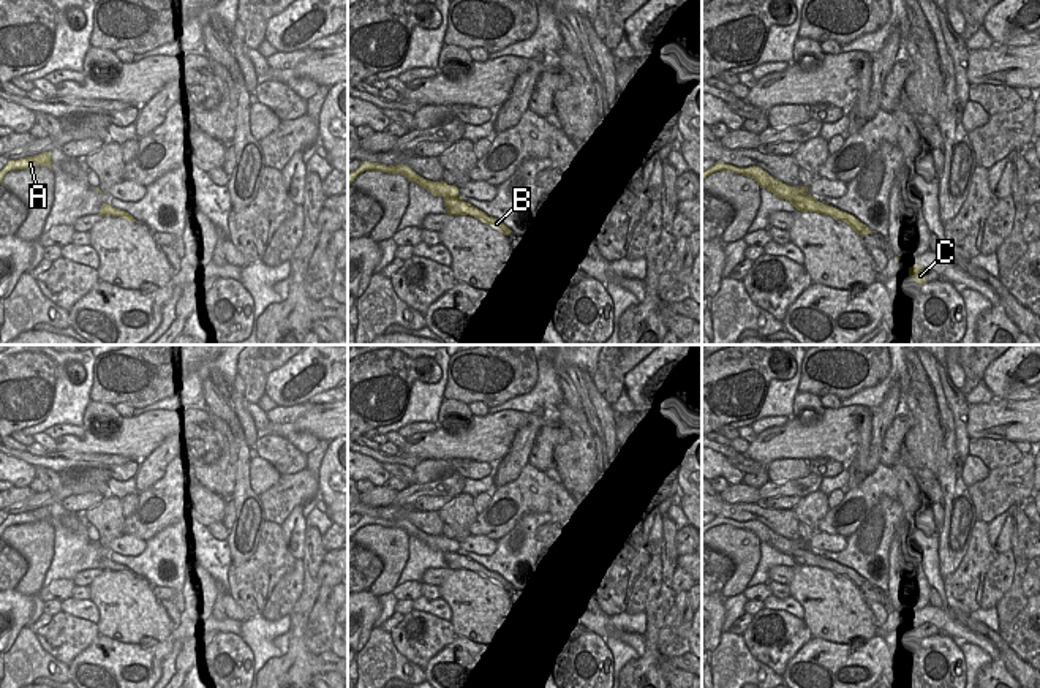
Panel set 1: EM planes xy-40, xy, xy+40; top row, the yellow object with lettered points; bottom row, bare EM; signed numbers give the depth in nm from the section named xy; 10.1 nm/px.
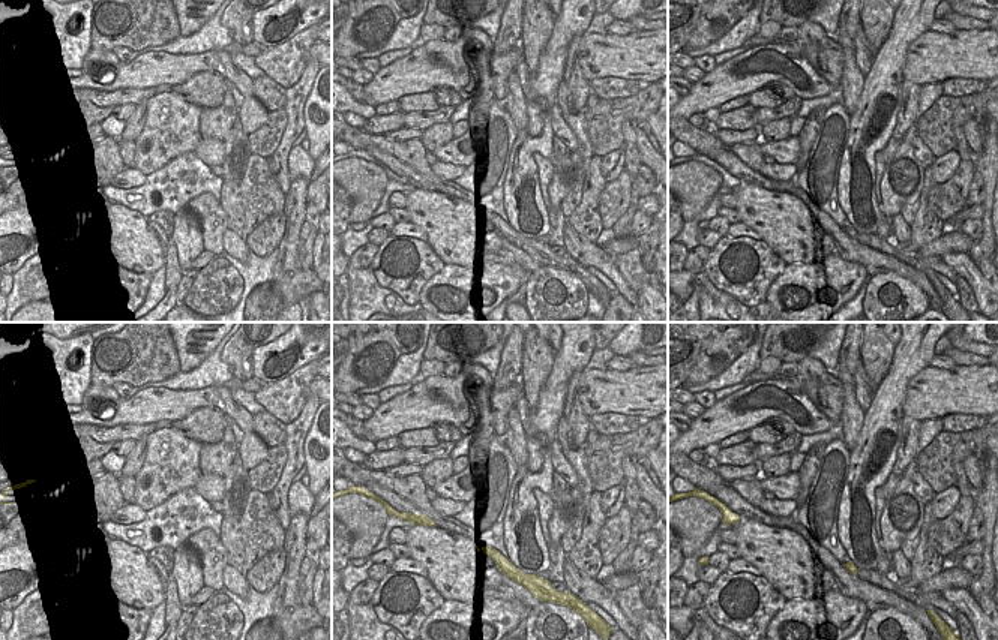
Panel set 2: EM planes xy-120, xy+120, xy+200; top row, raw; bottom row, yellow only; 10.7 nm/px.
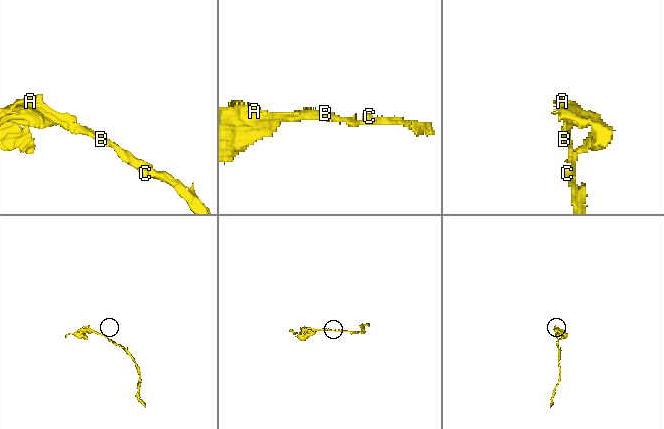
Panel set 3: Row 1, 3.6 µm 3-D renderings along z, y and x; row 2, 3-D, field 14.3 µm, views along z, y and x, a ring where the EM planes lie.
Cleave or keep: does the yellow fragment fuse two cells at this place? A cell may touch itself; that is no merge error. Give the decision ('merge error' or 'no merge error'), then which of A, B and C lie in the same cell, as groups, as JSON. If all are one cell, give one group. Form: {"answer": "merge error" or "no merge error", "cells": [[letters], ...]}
{"answer": "merge error", "cells": [["A"], ["B", "C"]]}

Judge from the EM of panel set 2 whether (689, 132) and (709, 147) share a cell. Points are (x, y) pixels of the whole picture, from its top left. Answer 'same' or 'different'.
same

